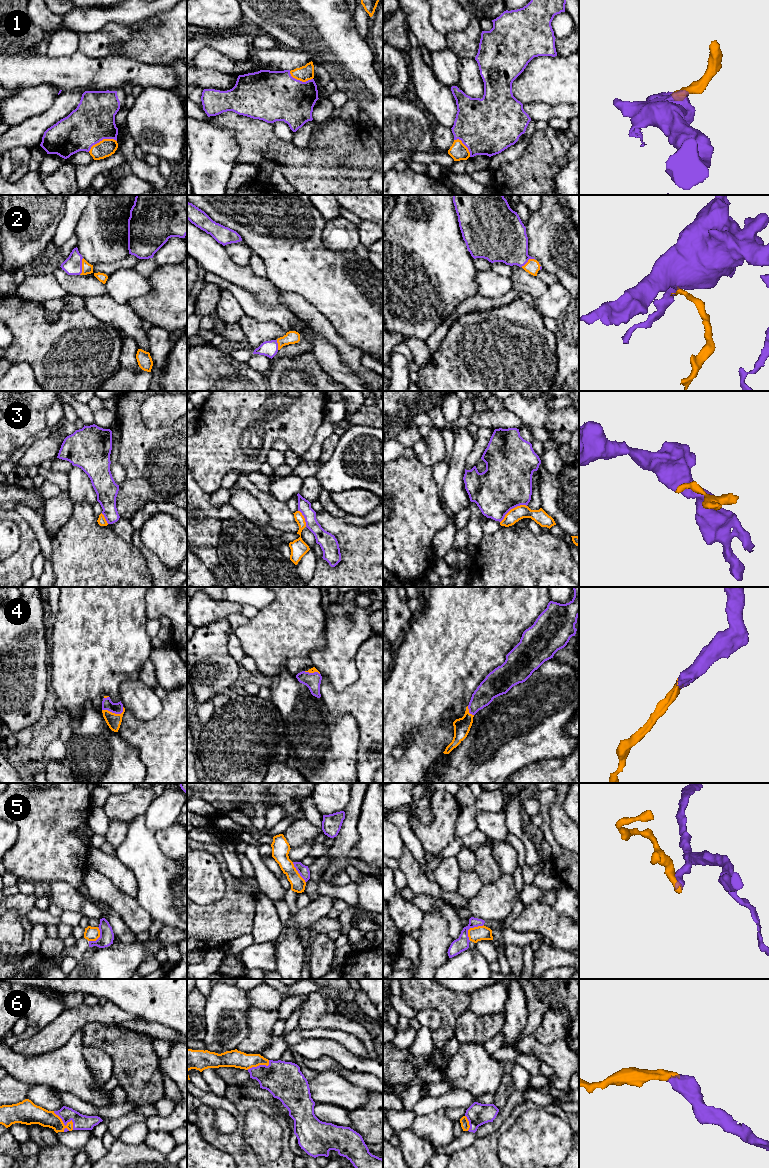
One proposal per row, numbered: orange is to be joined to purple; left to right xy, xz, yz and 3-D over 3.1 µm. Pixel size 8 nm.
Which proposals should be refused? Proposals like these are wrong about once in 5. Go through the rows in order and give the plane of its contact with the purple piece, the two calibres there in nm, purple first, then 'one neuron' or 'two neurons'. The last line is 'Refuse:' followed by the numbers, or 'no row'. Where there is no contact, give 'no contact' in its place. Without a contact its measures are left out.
1: contact in xy; calibres 340 and 140 nm; one neuron
2: contact in xy; calibres 150 and 90 nm; one neuron
3: contact in yz; calibres 400 and 110 nm; two neurons
4: contact in xy; calibres 90 and 120 nm; one neuron
5: contact in yz; calibres 120 and 120 nm; two neurons
6: contact in xy; calibres 130 and 140 nm; one neuron
Refuse: 3, 5

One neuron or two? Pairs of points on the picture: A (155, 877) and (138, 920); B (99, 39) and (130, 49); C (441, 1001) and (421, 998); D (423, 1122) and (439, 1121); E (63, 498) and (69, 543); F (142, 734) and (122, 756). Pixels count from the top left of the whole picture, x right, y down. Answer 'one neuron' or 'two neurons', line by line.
A: two neurons
B: one neuron
C: one neuron
D: one neuron
E: two neurons
F: two neurons

